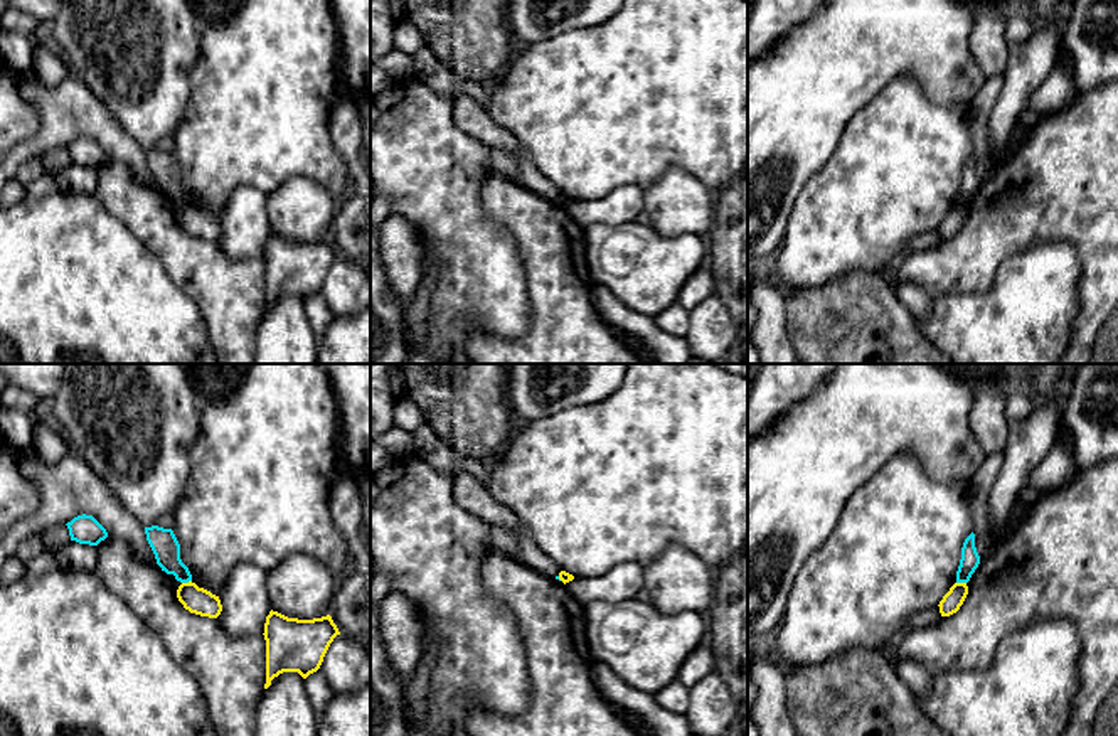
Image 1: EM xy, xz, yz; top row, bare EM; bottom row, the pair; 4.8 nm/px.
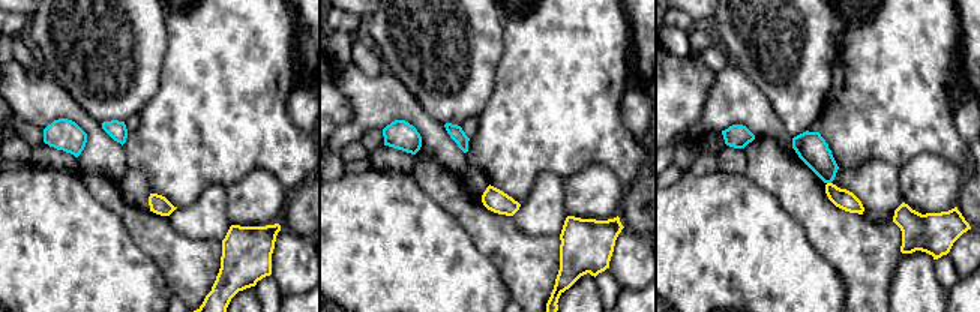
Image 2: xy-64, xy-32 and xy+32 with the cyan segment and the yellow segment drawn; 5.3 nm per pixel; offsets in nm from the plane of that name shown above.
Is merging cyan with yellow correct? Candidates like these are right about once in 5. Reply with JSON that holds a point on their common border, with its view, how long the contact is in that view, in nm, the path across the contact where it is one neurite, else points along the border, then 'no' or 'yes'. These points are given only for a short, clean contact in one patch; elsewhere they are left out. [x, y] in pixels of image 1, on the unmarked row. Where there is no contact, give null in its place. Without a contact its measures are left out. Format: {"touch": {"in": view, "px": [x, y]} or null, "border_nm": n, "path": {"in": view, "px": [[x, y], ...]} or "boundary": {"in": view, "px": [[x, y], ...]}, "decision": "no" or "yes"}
{"touch": {"in": "xy", "px": [186, 204]}, "border_nm": 50, "boundary": {"in": "xy", "px": [[191, 202], [182, 206]]}, "decision": "no"}

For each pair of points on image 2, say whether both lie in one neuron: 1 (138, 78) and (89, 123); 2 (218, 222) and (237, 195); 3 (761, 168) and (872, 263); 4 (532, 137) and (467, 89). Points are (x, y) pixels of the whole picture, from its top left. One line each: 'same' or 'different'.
1: different
2: different
3: same
4: different

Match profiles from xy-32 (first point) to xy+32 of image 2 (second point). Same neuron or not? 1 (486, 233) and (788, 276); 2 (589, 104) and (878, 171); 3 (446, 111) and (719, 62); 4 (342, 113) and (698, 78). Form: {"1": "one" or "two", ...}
{"1": "two", "2": "two", "3": "two", "4": "one"}

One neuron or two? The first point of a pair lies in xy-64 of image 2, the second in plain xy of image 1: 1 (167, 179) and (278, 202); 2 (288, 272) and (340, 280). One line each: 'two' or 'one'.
1: two
2: one

